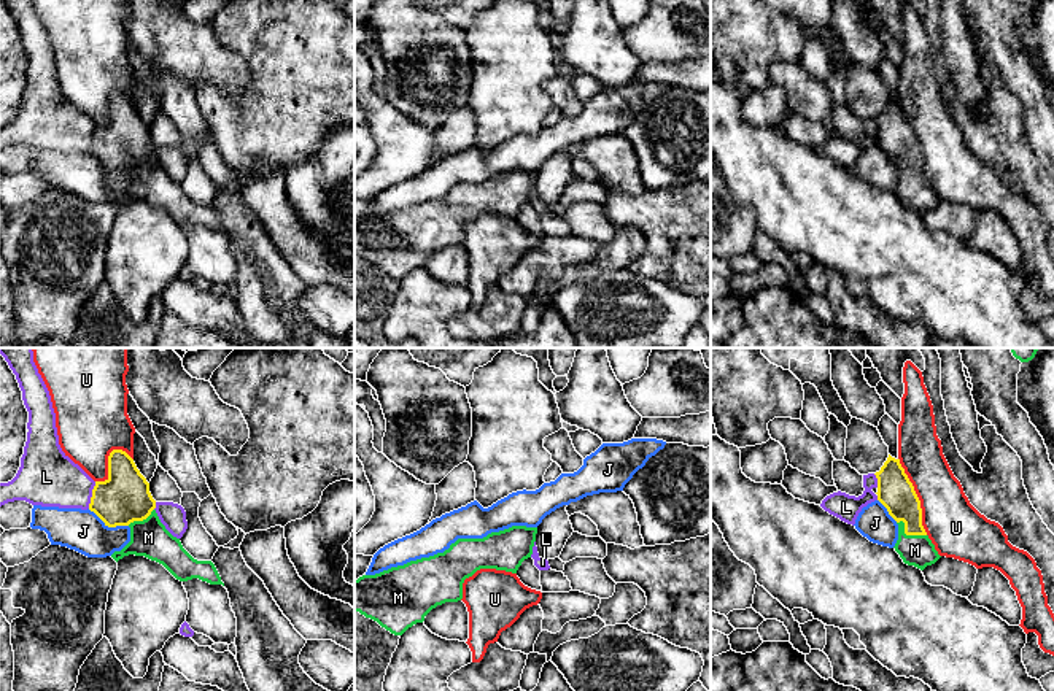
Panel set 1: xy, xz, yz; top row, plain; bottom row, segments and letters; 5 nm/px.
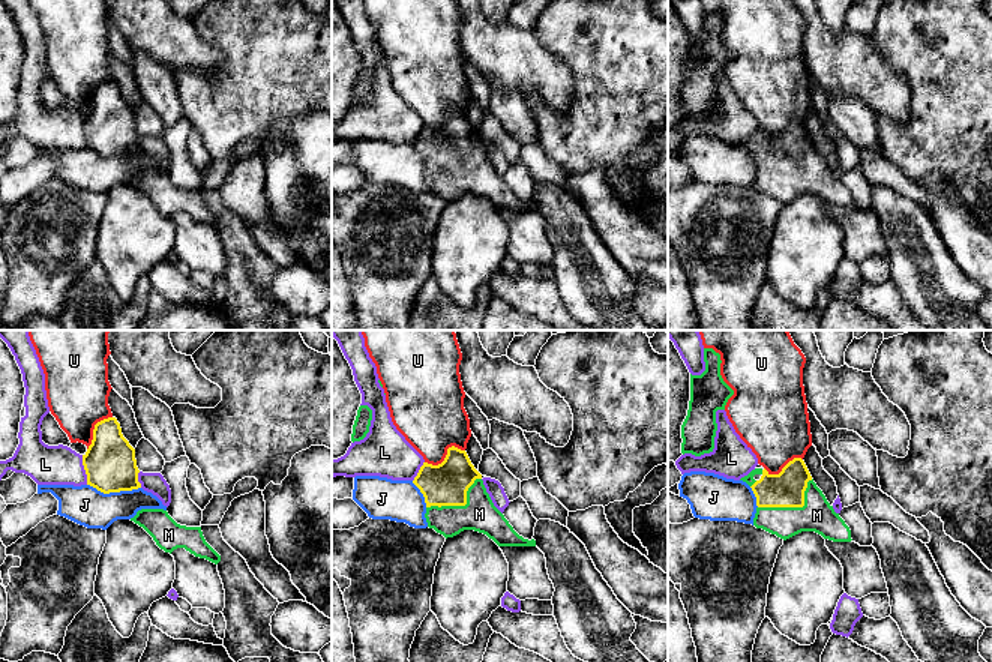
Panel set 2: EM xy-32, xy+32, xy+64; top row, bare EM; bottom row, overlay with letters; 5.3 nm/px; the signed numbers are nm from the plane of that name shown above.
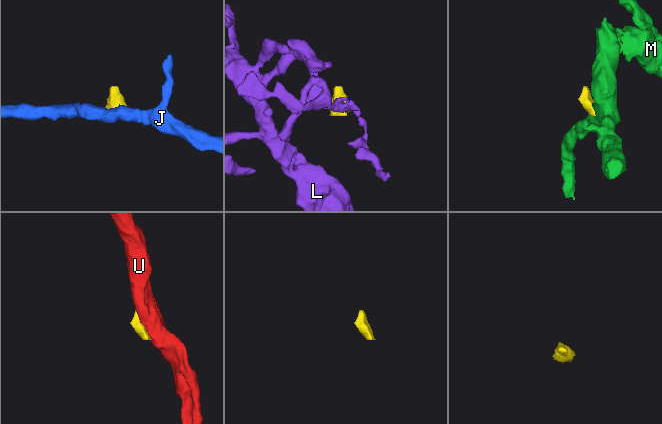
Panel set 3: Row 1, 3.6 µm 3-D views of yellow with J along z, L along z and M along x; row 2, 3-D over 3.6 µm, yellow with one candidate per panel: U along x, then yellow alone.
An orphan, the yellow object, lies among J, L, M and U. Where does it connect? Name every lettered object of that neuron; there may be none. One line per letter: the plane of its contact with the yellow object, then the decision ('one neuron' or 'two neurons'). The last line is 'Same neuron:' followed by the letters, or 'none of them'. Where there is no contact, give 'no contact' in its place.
J: xy | two neurons
L: xy | two neurons
M: yz | one neuron
U: yz | two neurons
Same neuron: M

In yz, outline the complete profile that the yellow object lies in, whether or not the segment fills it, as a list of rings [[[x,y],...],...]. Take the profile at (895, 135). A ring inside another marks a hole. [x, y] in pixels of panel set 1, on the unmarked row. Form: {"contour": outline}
{"contour": [[[889,98],[881,114],[874,119],[878,122],[878,145],[898,168],[895,195],[905,208],[920,214],[935,208],[941,200],[922,170],[920,145],[900,103]]]}

